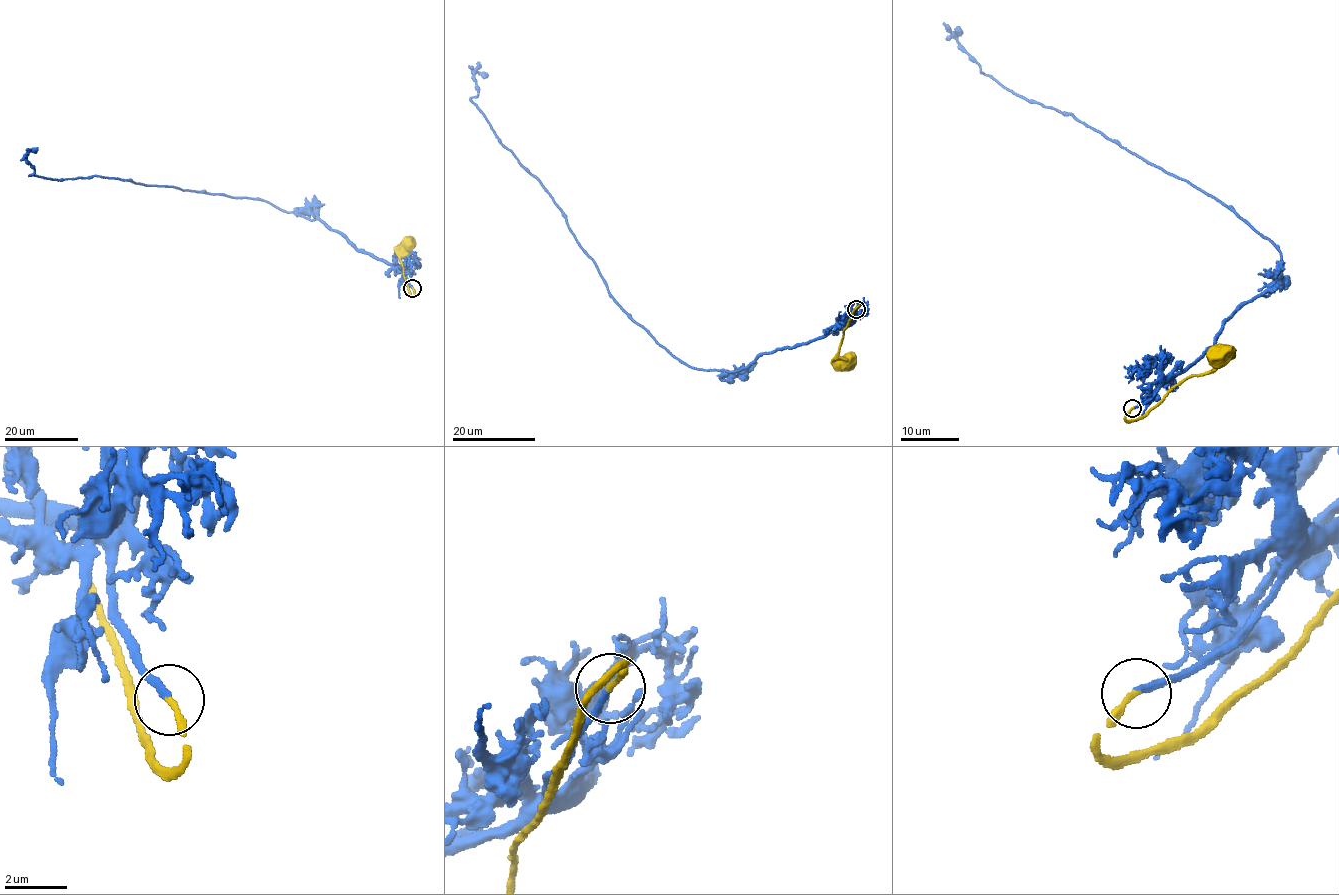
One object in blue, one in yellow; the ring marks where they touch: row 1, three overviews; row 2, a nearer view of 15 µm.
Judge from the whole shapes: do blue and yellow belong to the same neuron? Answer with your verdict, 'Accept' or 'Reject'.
Accept

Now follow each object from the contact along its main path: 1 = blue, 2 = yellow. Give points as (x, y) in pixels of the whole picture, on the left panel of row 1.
1: (413, 288), (400, 267), (355, 249), (319, 220), (256, 199), (99, 175), (30, 176), (27, 158), (37, 147)
2: (413, 288), (414, 295), (411, 296), (401, 258), (411, 246), (410, 243)

